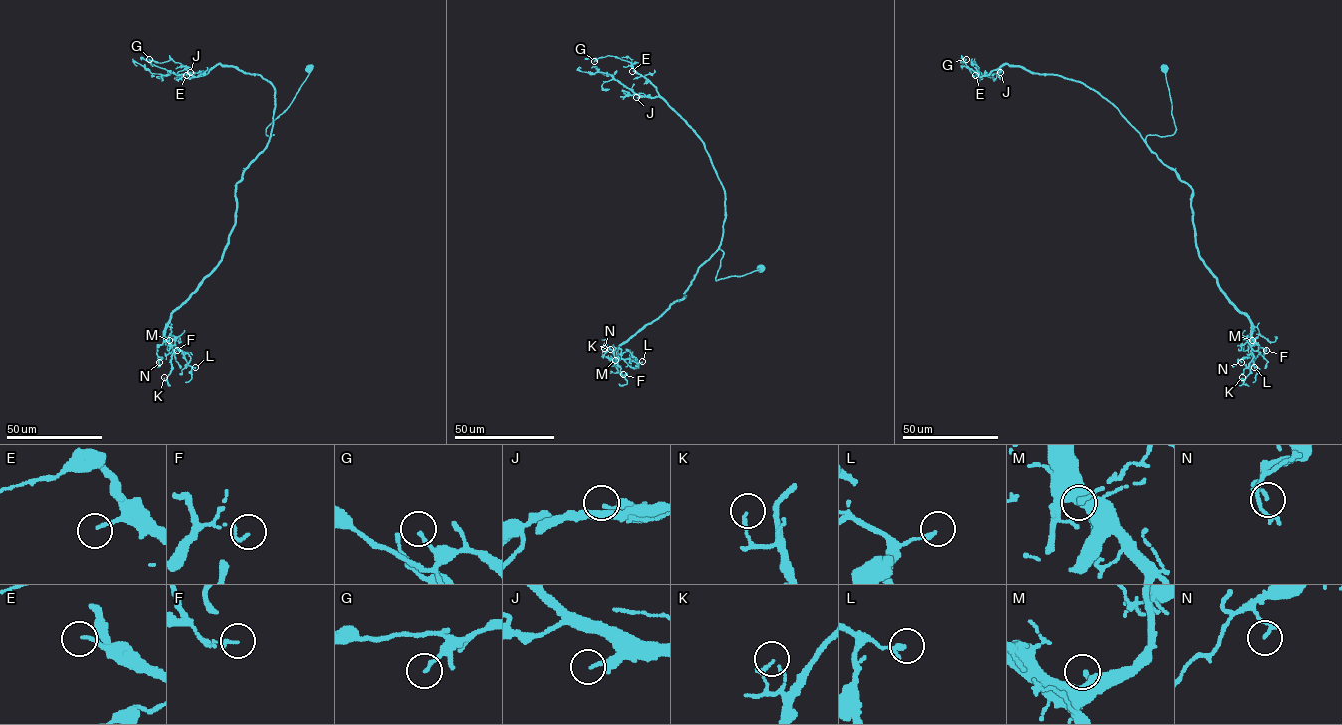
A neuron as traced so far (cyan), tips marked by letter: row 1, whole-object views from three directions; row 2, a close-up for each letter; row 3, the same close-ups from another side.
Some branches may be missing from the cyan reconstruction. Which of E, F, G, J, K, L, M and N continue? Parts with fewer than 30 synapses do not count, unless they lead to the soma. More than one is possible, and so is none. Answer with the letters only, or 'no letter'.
E

